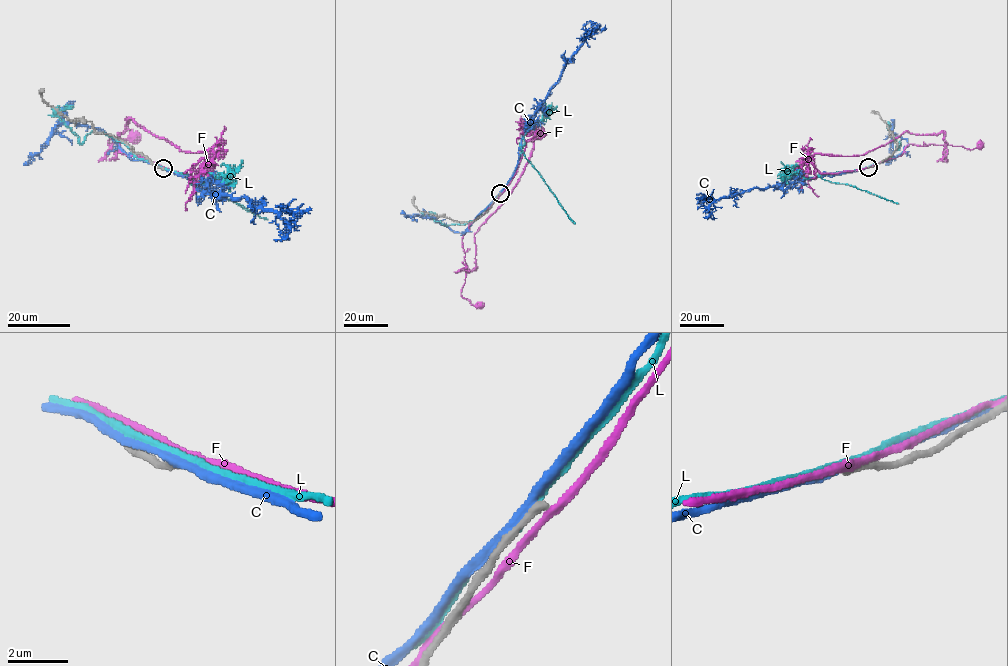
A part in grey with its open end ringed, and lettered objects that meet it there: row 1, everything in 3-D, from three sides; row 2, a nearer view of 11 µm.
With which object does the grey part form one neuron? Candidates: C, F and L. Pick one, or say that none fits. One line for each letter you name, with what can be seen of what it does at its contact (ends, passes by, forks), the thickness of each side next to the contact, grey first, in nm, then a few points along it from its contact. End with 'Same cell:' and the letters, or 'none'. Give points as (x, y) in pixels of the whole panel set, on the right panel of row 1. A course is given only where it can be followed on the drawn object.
Same cell: none

